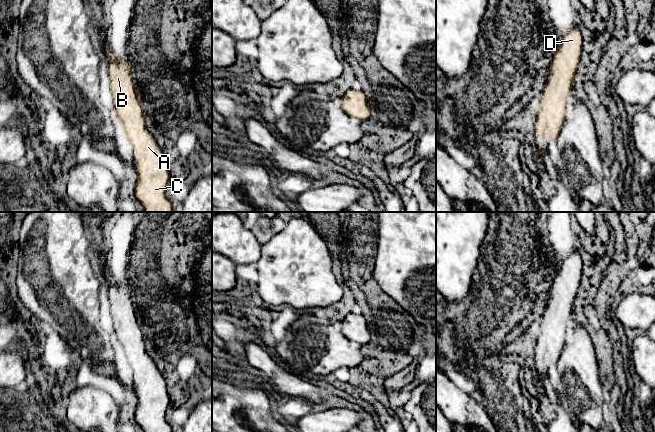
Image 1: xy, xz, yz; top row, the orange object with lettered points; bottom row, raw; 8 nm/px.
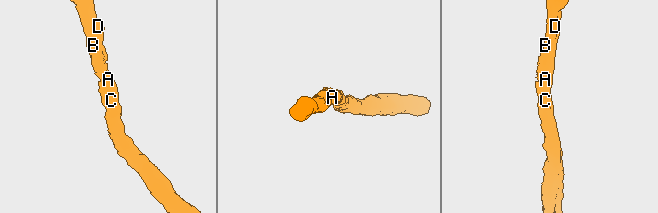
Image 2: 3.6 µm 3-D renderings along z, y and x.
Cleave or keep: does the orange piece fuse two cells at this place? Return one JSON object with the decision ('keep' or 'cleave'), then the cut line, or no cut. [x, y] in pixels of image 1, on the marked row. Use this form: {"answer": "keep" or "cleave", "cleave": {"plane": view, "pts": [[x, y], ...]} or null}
{"answer": "keep", "cleave": null}

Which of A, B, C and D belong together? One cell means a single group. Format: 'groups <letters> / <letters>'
groups A B C D

